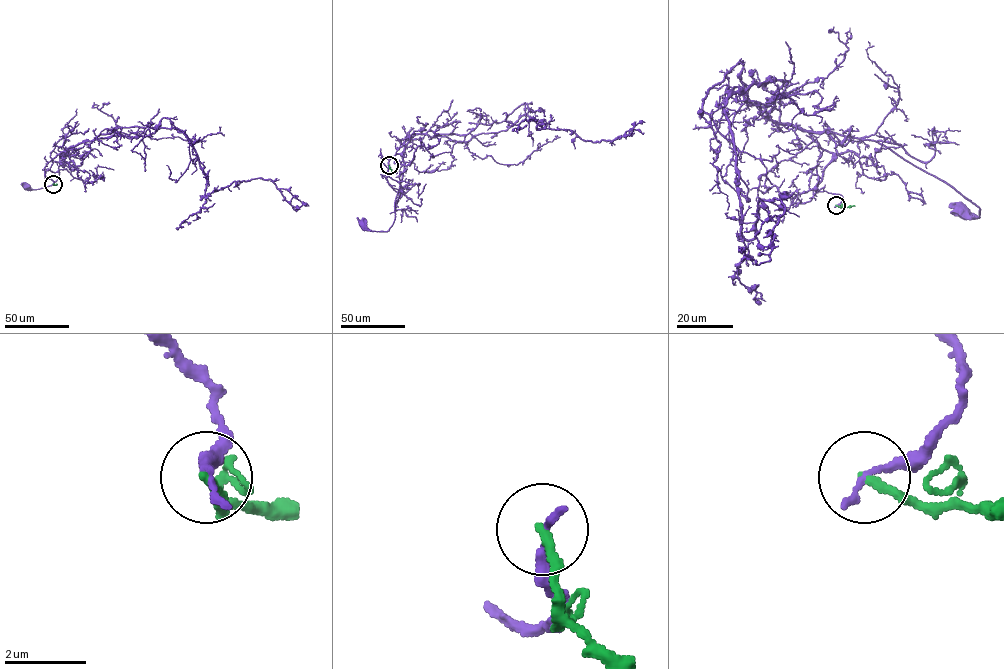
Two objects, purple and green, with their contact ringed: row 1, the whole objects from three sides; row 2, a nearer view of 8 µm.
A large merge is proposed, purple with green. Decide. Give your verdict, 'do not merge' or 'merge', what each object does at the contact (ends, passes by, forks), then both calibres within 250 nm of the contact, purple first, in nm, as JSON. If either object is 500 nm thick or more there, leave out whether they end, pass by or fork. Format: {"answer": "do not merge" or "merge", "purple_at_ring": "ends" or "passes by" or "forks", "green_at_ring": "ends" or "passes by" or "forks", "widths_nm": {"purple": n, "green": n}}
{"answer": "do not merge", "purple_at_ring": "ends", "green_at_ring": "ends", "widths_nm": {"purple": 220, "green": 240}}

